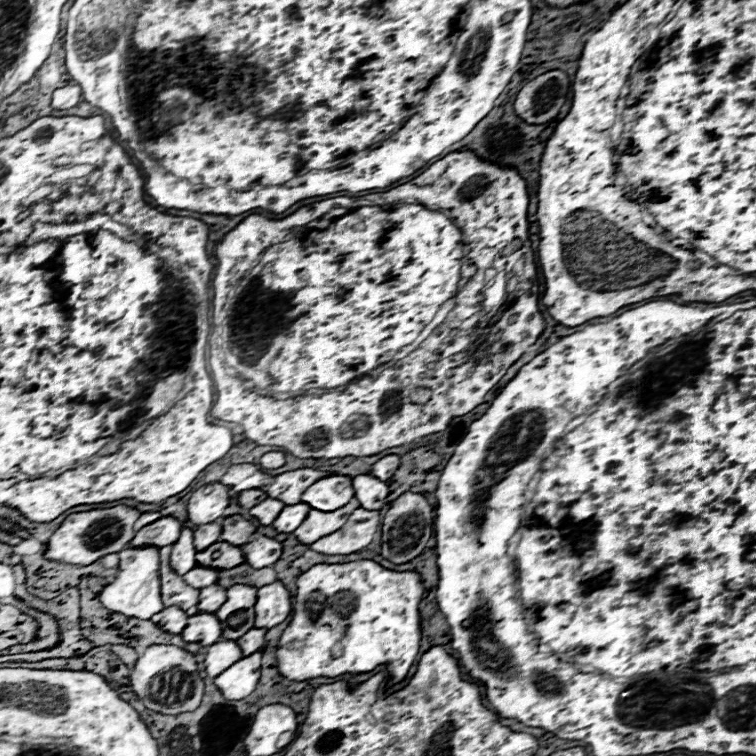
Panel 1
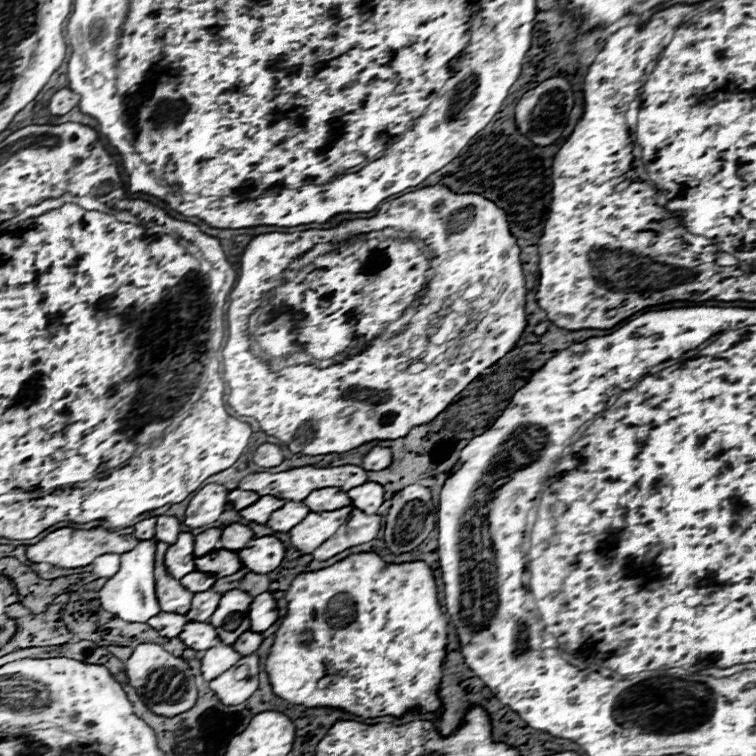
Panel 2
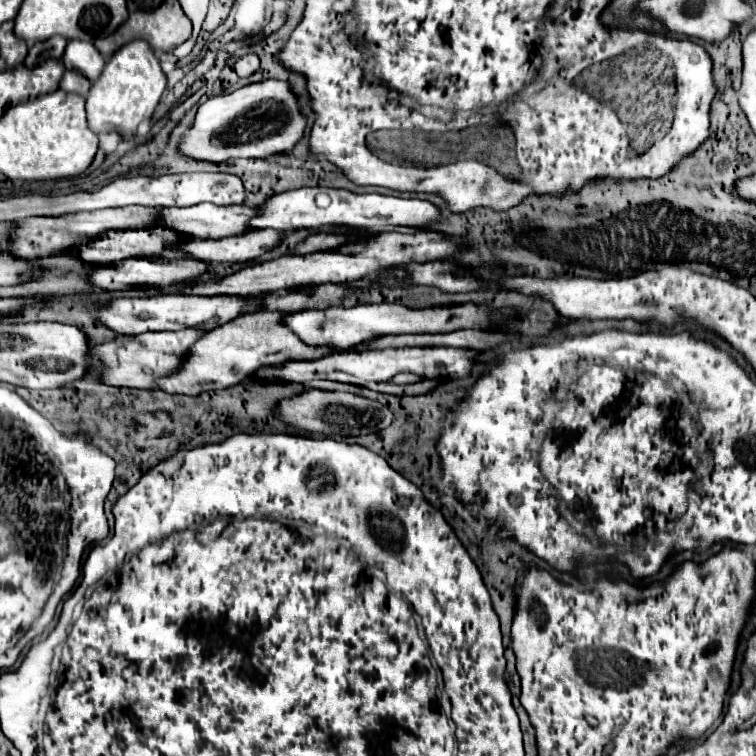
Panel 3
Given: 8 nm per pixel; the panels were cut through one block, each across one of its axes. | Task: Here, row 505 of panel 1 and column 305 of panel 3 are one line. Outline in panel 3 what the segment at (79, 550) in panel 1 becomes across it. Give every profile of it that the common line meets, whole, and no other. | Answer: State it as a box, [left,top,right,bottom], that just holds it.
[180,80,306,164]

